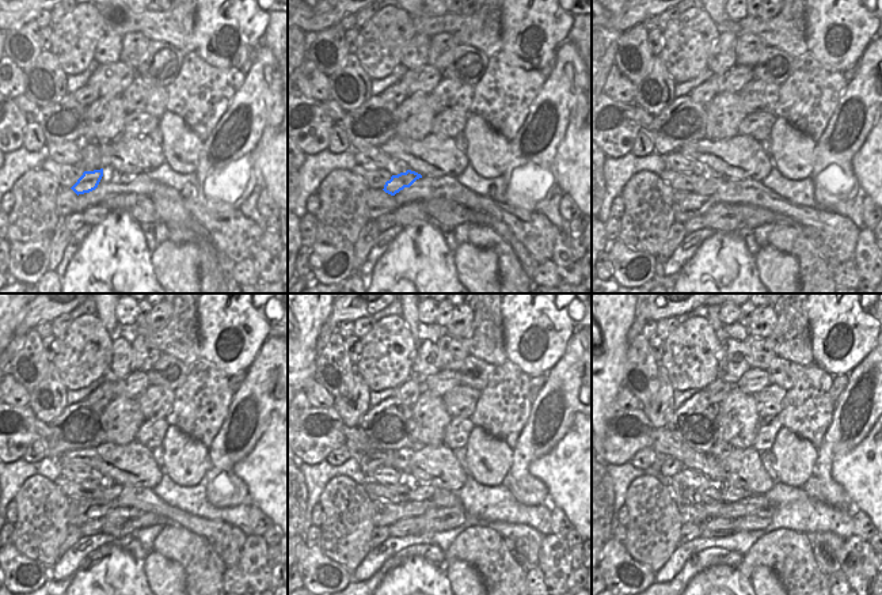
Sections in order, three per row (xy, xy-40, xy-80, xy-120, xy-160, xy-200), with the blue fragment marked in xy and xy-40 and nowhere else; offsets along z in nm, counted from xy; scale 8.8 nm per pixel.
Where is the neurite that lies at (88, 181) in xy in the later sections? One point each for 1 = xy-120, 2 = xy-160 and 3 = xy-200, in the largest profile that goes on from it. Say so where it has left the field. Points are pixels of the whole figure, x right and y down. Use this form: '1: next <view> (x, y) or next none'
1: next xy-120 (110, 491)
2: next xy-160 (418, 492)
3: next xy-200 (729, 493)

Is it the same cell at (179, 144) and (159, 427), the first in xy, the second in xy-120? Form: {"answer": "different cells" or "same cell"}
{"answer": "different cells"}

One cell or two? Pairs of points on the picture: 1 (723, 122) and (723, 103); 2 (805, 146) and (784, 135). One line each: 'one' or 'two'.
1: one
2: one

